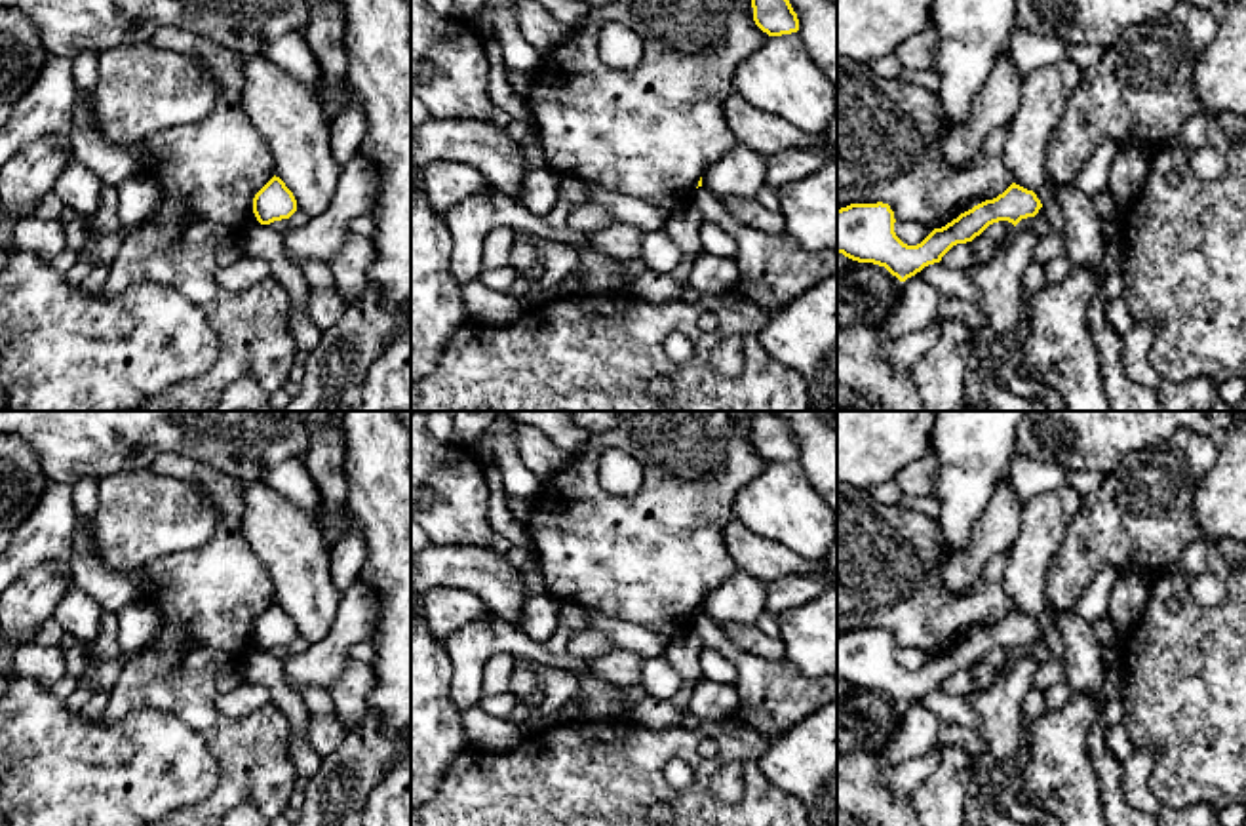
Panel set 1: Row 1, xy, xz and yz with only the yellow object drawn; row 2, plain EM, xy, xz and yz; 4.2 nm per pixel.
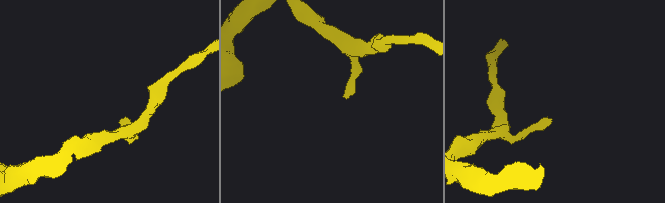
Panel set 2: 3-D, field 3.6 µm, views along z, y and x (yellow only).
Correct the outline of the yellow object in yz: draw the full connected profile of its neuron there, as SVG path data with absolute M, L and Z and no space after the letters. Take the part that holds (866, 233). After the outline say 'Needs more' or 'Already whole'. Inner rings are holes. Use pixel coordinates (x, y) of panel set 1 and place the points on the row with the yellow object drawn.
M1012 183L1003 194L985 200L942 228L934 228L921 244L907 246L894 232L894 211L888 204L850 204L837 209L837 253L885 266L900 282L940 263L957 244L972 242L989 225L1008 221L1014 226L1035 217L1042 207L1033 190Z. Already whole

